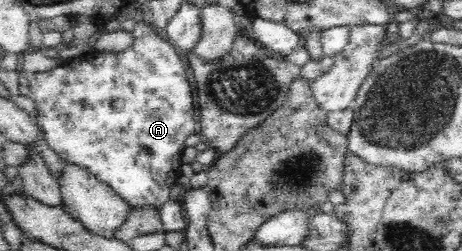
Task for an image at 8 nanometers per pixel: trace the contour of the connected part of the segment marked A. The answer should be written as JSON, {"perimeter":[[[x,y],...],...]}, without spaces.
{"perimeter":[[[137,22],[133,43],[121,51],[94,51],[47,72],[19,72],[20,96],[38,107],[37,124],[44,140],[66,163],[85,166],[105,182],[132,209],[160,211],[170,201],[172,186],[181,175],[188,136],[196,133],[192,88],[179,51],[162,39],[152,25]]]}

